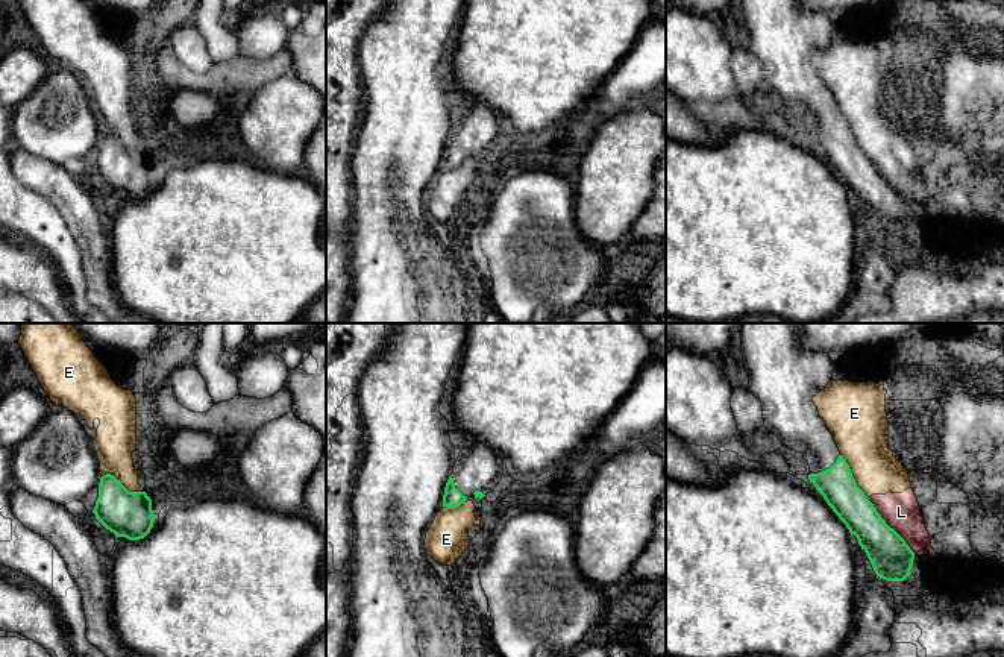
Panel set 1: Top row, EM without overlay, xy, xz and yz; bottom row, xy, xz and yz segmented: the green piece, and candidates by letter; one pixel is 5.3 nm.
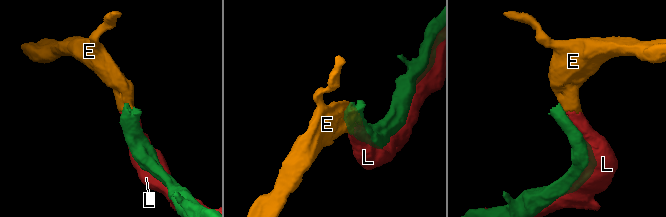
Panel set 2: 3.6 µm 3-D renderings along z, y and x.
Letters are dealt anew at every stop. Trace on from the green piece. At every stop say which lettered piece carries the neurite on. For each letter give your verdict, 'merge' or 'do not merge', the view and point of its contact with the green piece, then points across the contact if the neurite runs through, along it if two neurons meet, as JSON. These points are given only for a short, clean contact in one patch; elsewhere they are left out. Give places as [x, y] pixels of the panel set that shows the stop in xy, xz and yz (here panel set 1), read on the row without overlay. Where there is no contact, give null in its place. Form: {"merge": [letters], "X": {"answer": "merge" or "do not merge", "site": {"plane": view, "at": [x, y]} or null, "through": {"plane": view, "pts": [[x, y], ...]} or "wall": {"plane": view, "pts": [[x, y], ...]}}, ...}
{"merge": [], "E": {"answer": "do not merge", "site": {"plane": "yz", "at": [853, 137]}, "wall": {"plane": "yz", "pts": [[840, 114], [856, 144], [868, 158]]}}, "L": {"answer": "do not merge", "site": {"plane": "yz", "at": [889, 187]}}}

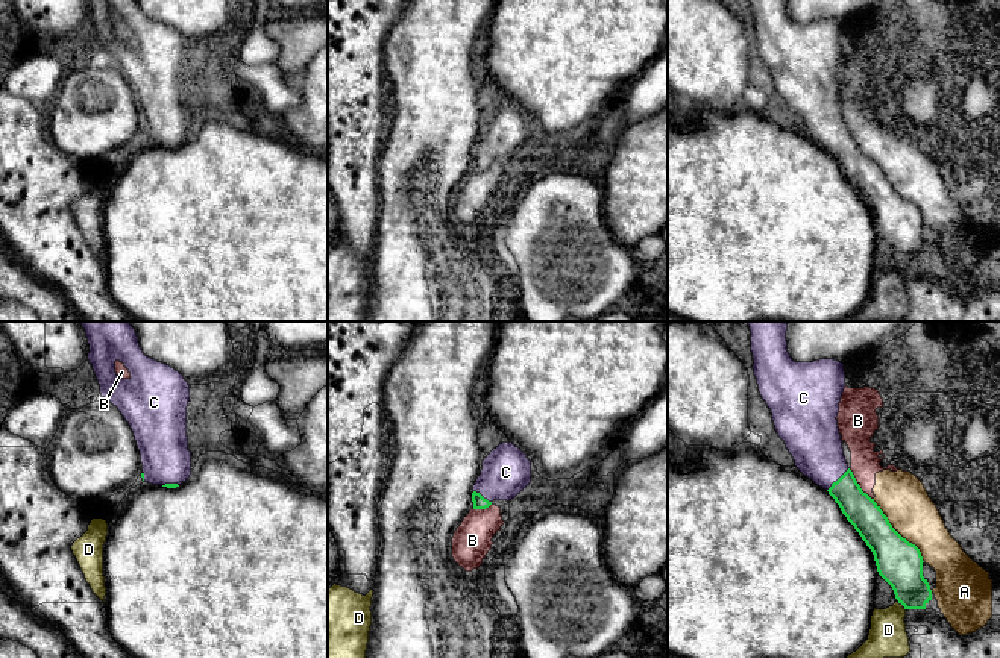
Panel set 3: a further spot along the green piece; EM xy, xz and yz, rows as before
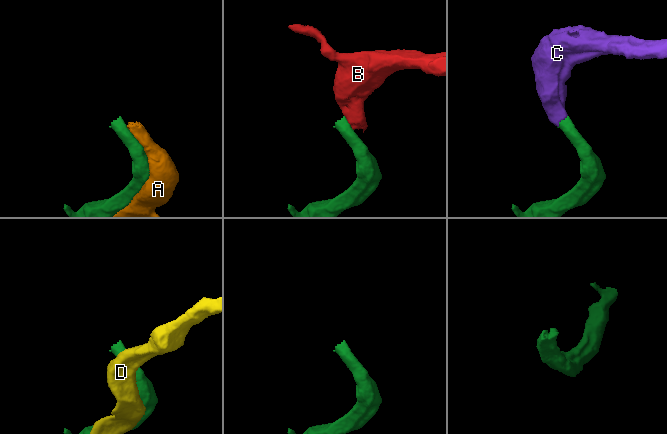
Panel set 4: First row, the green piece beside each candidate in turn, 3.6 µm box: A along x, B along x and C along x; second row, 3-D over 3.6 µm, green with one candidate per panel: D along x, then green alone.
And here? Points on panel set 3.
{"merge": ["C"], "A": {"answer": "do not merge", "site": {"plane": "yz", "at": [897, 193]}}, "B": {"answer": "do not merge", "site": {"plane": "yz", "at": [859, 146]}, "wall": {"plane": "yz", "pts": [[850, 131], [859, 147], [873, 159]]}}, "C": {"answer": "merge", "site": {"plane": "yz", "at": [838, 140]}, "through": {"plane": "yz", "pts": [[858, 167], [838, 140], [818, 115], [814, 100]]}}, "D": {"answer": "do not merge", "site": null}}

